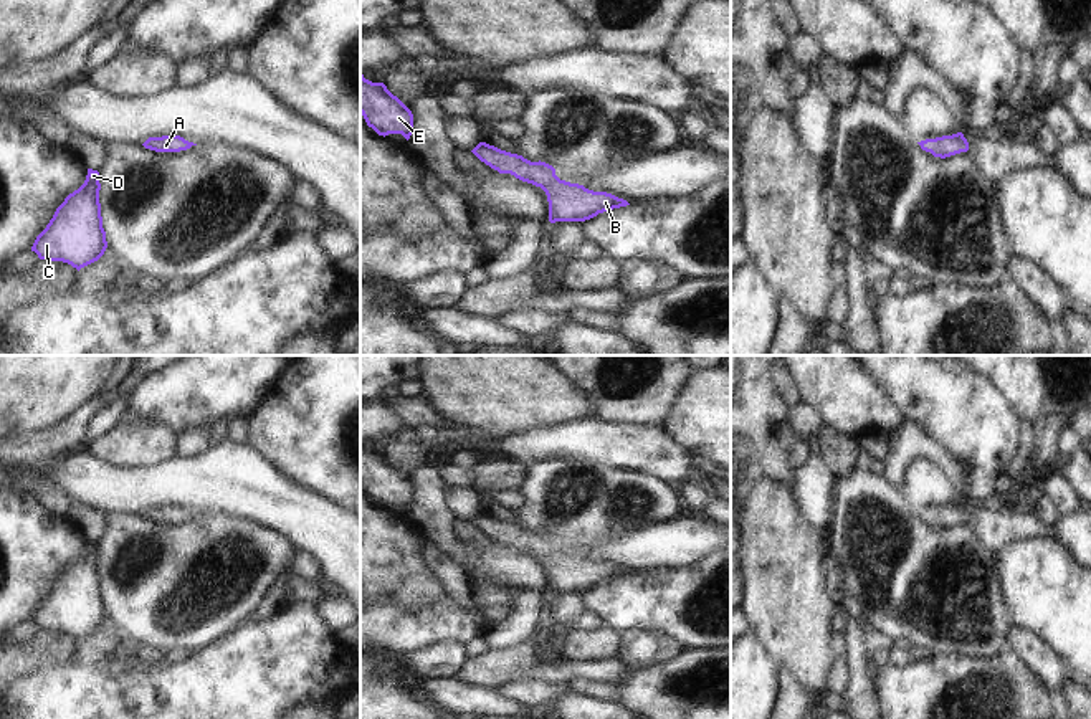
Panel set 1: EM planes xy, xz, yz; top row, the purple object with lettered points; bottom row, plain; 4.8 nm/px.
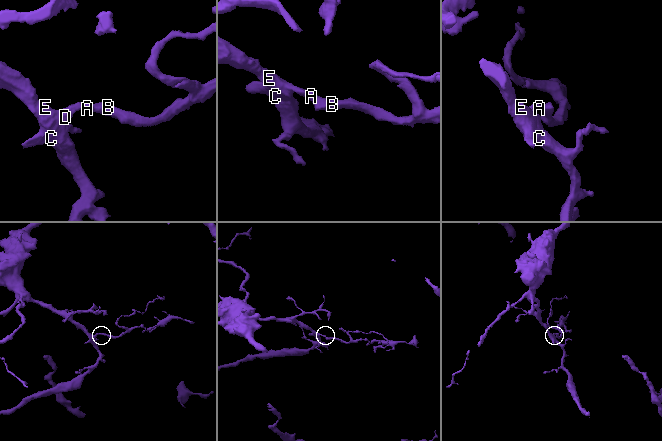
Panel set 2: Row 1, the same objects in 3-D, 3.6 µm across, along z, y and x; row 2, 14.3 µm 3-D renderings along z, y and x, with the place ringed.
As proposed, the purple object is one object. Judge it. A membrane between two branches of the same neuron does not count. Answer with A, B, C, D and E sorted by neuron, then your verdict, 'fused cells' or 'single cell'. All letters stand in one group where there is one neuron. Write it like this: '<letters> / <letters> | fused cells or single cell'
A B C D E | single cell

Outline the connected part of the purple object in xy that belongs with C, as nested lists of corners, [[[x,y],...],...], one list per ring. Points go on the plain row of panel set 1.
[[[88,539],[84,554],[56,579],[31,621],[40,630],[63,631],[78,641],[98,631],[106,618],[99,574],[99,542]]]

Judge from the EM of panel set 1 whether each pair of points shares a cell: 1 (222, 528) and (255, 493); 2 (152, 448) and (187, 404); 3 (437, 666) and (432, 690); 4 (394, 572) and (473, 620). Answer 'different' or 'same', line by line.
1: different
2: different
3: different
4: different

